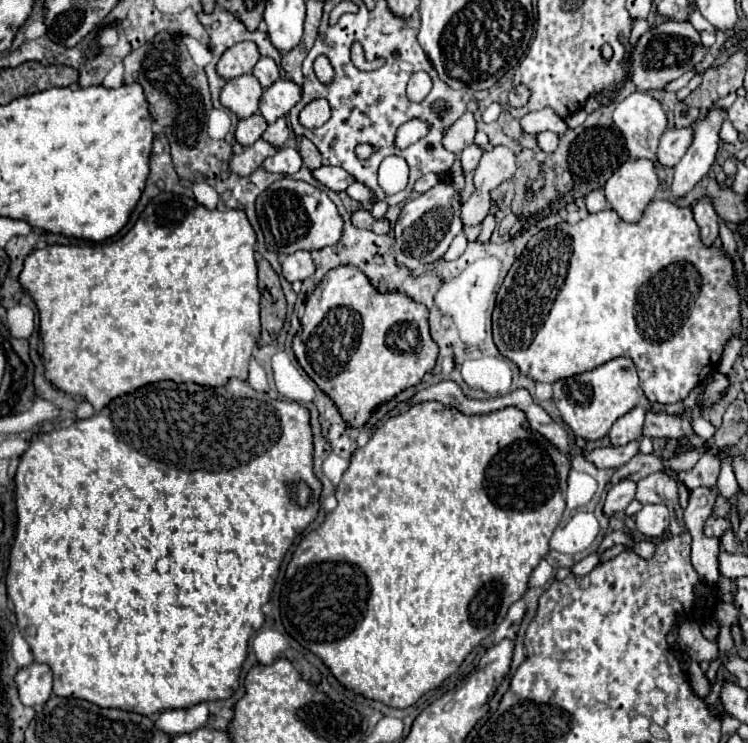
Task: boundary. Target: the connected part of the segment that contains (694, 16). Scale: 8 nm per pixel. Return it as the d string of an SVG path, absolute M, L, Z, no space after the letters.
M694 1L691 2L691 7L693 8L693 10L689 16L689 22L693 25L693 27L697 31L706 30L712 33L716 33L716 29L714 28L714 26L700 14Z

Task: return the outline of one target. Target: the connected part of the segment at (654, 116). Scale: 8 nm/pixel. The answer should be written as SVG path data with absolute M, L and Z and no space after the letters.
M641 90L629 94L617 104L613 122L625 136L631 158L649 158L655 162L655 166L659 166L655 152L659 138L667 128L667 114L657 98Z

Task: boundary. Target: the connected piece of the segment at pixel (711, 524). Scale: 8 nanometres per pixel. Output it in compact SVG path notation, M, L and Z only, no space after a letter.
M709 516L705 526L703 526L703 534L709 536L709 538L717 538L717 540L721 540L721 536L727 530L731 530L731 522L727 518L713 518L713 516Z

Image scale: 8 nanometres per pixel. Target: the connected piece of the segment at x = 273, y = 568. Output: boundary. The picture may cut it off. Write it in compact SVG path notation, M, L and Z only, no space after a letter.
M237 378L219 388L155 382L115 398L87 420L77 420L69 428L59 428L31 440L15 472L19 524L9 558L7 596L15 608L17 628L31 646L35 662L47 664L53 670L53 692L57 696L89 700L101 708L135 710L143 716L233 696L239 688L239 672L247 658L249 638L265 622L263 606L271 598L281 562L295 538L319 512L323 484L313 472L313 432L309 420L307 408L255 392L247 382Z

